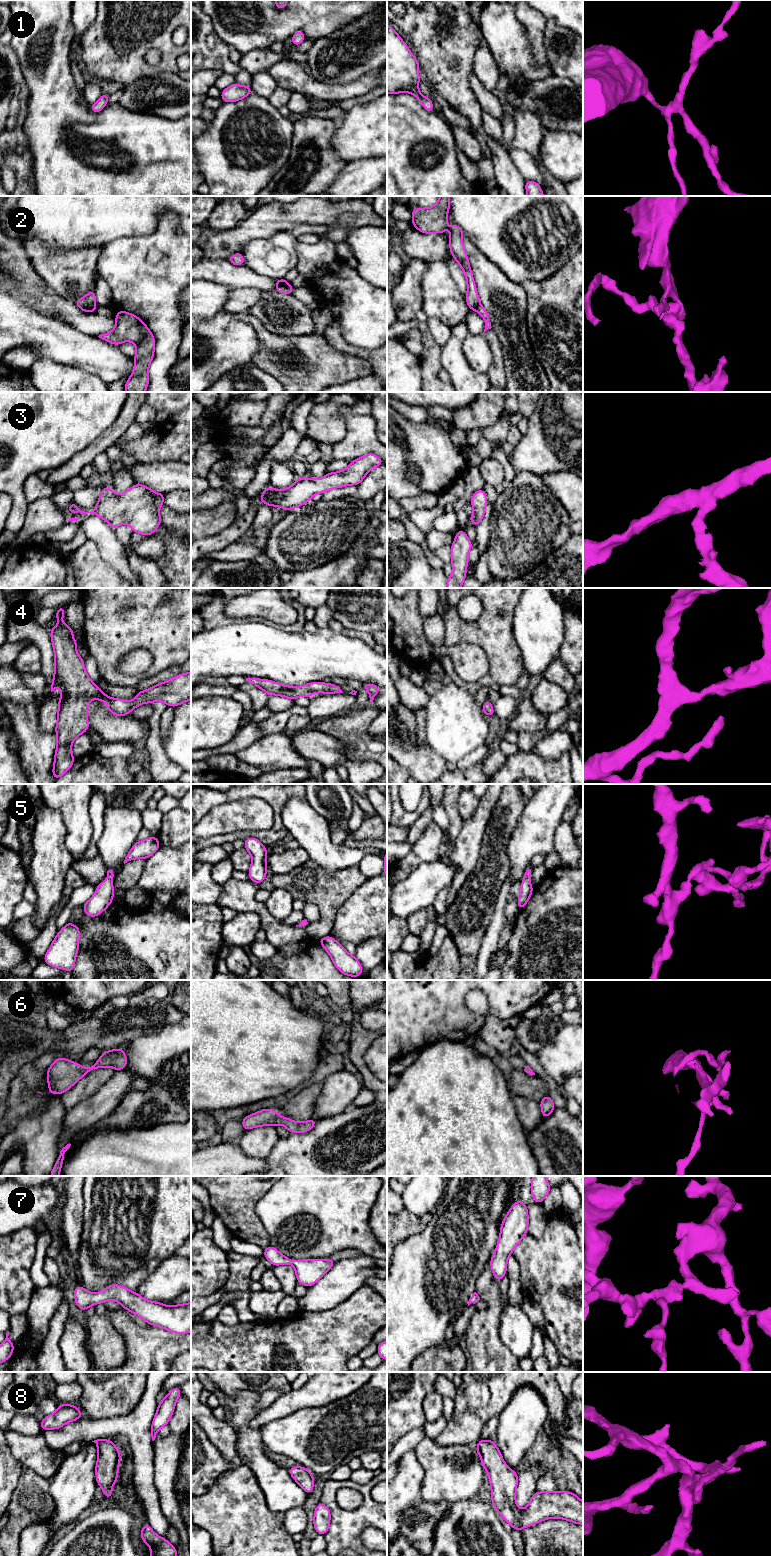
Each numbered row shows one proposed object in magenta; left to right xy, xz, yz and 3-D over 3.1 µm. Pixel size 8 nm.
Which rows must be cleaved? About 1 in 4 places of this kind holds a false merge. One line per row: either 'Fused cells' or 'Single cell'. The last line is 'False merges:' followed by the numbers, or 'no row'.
1: Single cell
2: Fused cells
3: Single cell
4: Single cell
5: Single cell
6: Single cell
7: Single cell
8: Single cell
False merges: 2

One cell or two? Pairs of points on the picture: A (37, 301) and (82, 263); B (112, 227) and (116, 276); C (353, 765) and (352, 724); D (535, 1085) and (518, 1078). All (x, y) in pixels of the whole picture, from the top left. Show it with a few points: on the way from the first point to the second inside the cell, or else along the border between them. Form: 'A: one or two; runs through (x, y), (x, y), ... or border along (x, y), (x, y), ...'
A: two; border along (44, 282), (55, 293), (71, 302)
B: two; border along (136, 236), (118, 237), (100, 247)
C: two; border along (348, 756), (354, 759), (374, 760), (376, 762)
D: one; runs through (531, 1085), (525, 1085), (522, 1082)

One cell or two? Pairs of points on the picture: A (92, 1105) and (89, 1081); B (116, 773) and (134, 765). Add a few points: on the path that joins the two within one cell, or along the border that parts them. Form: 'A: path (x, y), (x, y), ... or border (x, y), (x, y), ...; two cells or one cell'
A: border (107, 1079), (93, 1094), (78, 1102), (71, 1109); two cells
B: border (126, 760), (129, 770), (133, 773); two cells

